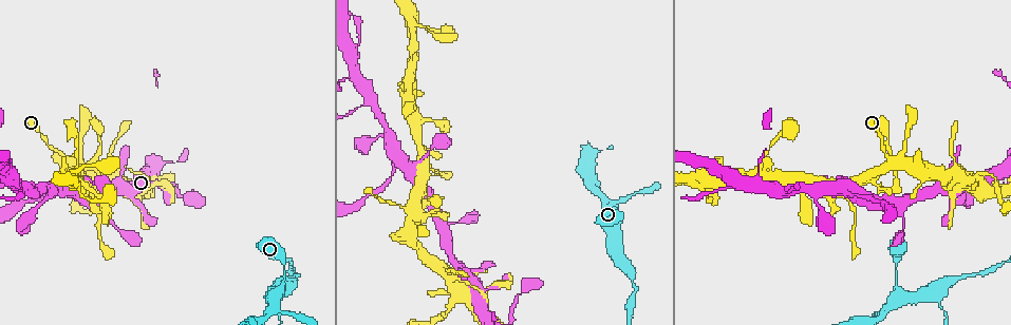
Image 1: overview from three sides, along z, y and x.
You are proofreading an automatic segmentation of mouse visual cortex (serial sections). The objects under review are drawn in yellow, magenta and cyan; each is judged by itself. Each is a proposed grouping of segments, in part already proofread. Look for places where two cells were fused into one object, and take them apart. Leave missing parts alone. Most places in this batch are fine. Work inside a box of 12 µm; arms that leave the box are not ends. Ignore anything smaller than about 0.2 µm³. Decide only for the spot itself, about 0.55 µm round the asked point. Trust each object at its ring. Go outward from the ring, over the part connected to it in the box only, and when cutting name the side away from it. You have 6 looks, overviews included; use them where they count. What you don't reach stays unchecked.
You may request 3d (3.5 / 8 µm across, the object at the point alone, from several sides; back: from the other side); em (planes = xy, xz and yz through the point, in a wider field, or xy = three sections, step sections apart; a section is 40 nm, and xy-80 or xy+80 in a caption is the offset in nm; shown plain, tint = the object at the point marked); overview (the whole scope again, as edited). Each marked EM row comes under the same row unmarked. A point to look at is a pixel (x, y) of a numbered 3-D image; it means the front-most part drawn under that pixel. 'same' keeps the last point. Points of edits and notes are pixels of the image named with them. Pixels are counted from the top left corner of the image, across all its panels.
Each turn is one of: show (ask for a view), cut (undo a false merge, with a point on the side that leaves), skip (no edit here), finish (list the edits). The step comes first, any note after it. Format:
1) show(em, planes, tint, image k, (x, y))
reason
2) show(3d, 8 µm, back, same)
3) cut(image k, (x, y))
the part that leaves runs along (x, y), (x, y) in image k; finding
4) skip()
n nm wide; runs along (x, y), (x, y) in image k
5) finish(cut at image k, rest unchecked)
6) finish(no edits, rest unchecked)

show(3d, 3.5 µm, image 1, (18, 187))
side arm on a straight run

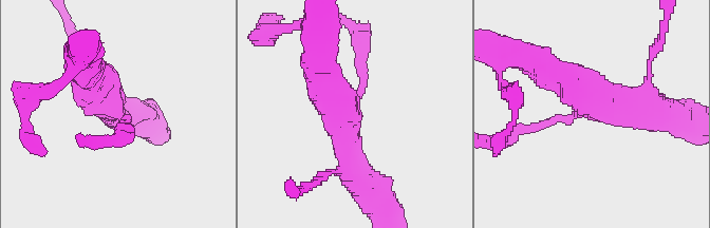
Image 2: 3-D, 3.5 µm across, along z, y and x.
show(em, planes, tint, image 2, (114, 110))
3 arms; arms of 150, 350, 450 nm

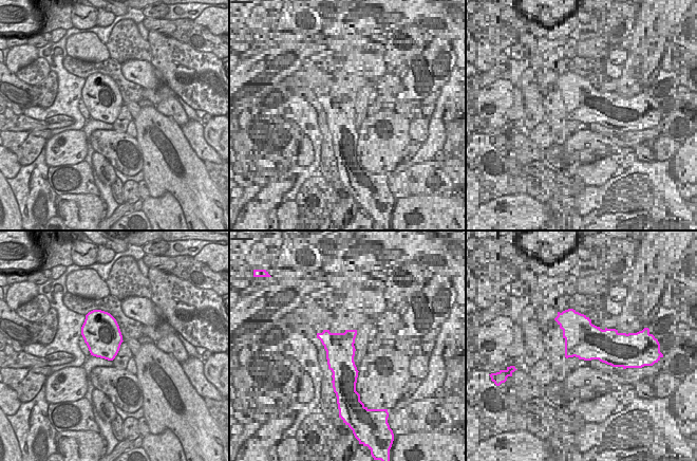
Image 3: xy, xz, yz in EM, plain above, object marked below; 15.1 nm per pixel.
skip()
runs along (656, 114), (620, 114), (542, 65) in image 2; all the same cell

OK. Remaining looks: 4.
show(3d, 3.5 µm, image 1, (455, 290))
three arms meet

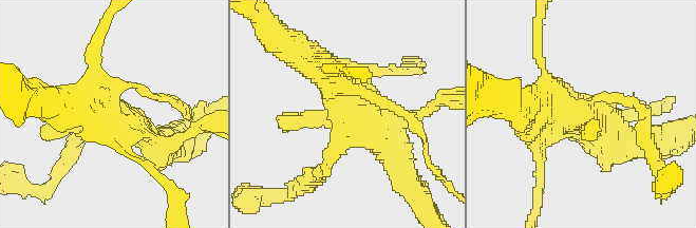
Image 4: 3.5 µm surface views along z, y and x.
show(em, planes, tint, image 4, (350, 116))
now the EM

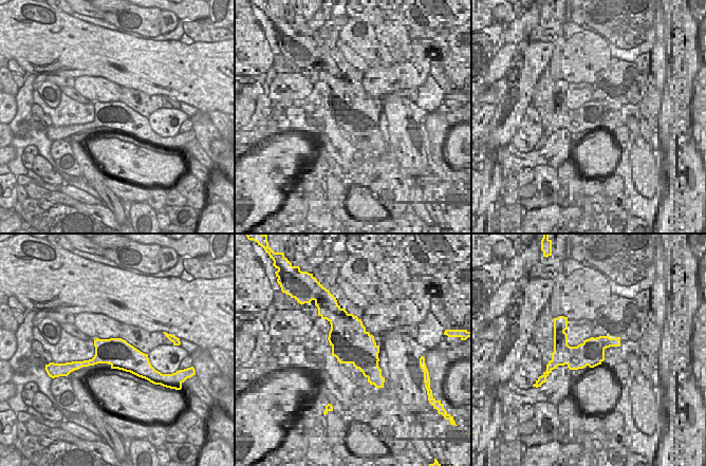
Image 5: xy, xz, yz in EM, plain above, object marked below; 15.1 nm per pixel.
show(em, xy, step 1, tint, same)

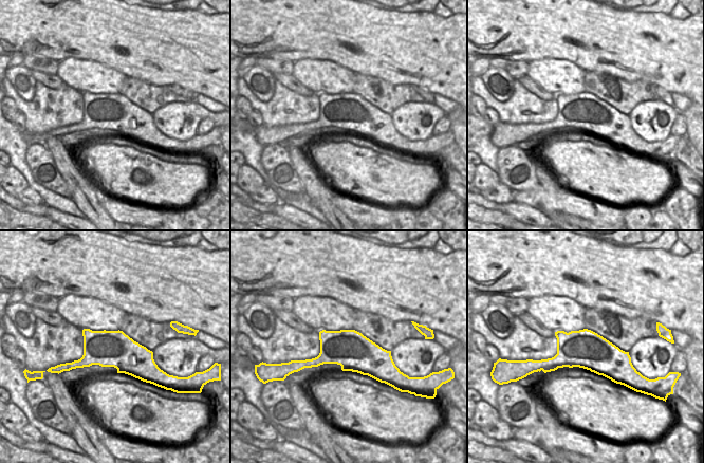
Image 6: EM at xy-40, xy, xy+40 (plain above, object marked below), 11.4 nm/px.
skip()
runs along (307, 64), (395, 151) in image 4; all the same cell

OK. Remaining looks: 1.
finish(no edits, rest unchecked)

